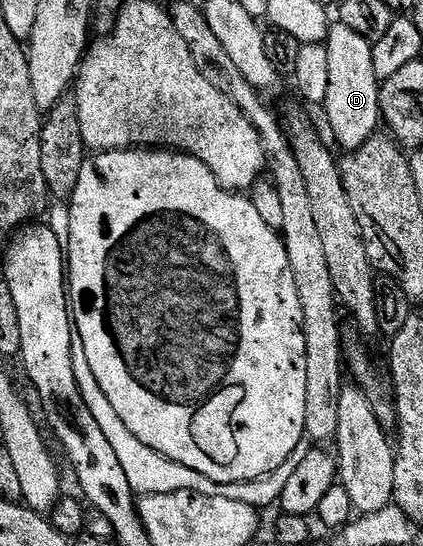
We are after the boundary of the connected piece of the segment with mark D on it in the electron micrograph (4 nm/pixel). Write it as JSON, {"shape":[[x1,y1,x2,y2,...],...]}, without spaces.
{"shape":[[340,21,330,26,329,38,324,44,327,49,327,97,323,110,333,134,332,142,337,142,342,152,357,151,378,132,382,122,381,83,375,77,373,44]]}

